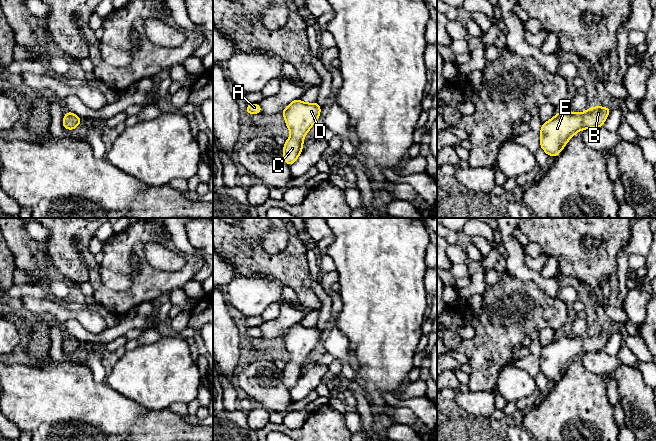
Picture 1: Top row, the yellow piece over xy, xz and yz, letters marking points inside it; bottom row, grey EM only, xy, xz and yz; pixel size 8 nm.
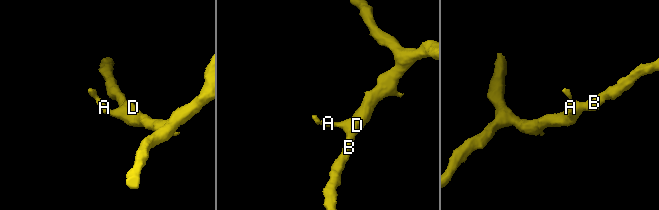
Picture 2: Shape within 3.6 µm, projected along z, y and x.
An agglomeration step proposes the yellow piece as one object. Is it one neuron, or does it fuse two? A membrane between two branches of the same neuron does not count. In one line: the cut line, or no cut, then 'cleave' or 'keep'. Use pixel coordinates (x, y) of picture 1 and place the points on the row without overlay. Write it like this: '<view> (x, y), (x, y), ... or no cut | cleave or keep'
no cut | keep

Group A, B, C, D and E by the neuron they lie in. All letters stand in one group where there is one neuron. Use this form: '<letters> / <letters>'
A B C D E

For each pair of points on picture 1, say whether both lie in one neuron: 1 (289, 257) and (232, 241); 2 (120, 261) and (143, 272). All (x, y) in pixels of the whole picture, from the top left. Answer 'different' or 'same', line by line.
1: same
2: same

